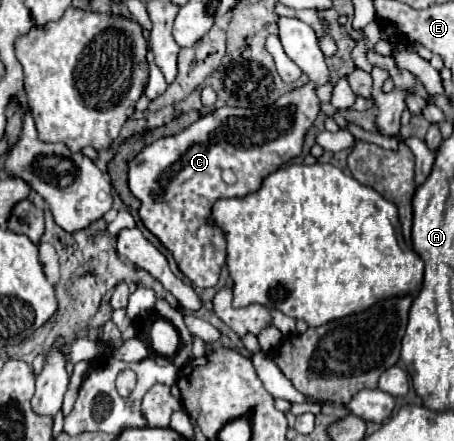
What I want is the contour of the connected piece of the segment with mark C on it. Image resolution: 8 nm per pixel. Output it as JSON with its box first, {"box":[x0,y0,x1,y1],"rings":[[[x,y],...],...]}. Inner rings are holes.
{"box":[128,16,330,288],"rings":[[[278,16],[276,24],[286,54],[308,74],[304,86],[282,94],[270,108],[218,108],[200,116],[184,132],[146,146],[130,162],[128,186],[142,202],[140,218],[144,226],[172,252],[178,268],[198,288],[216,286],[226,262],[226,236],[210,220],[214,202],[256,192],[266,176],[302,154],[306,130],[320,112],[316,88],[330,80],[314,30],[296,18]],[[226,176],[232,176],[232,182],[226,182]]]}

